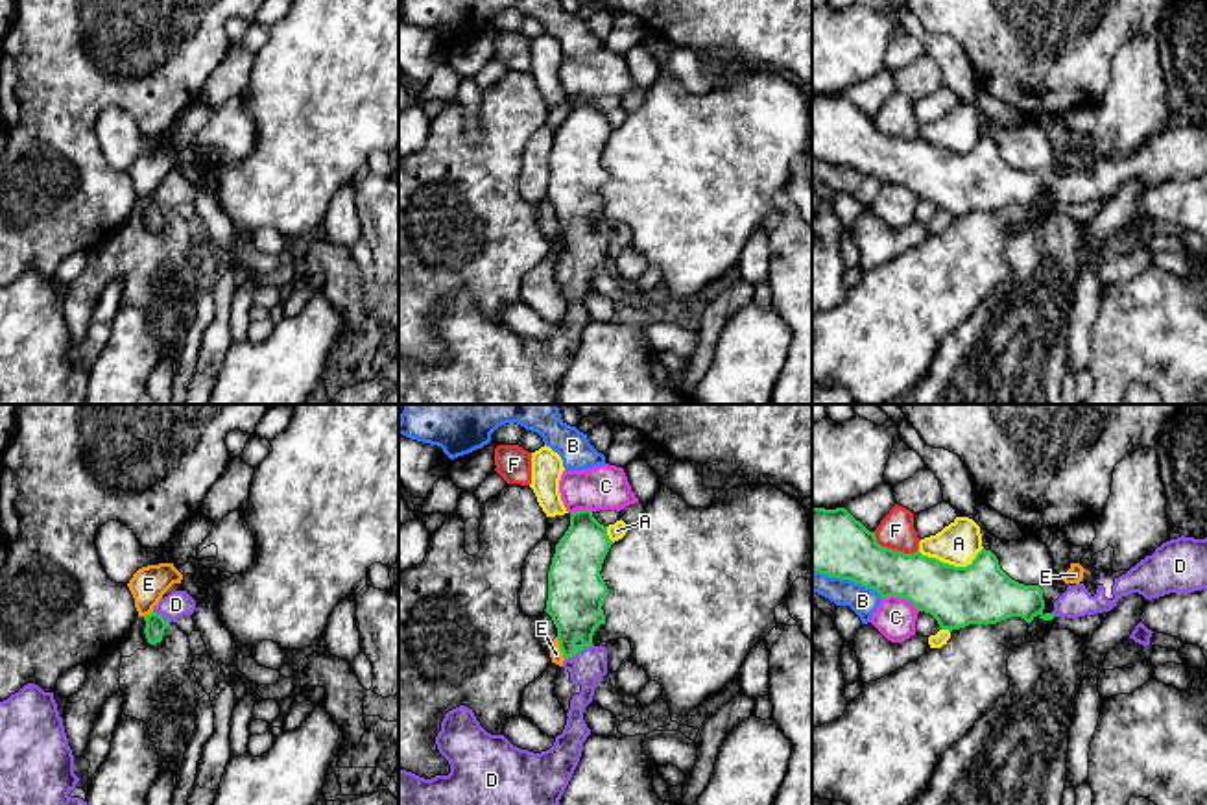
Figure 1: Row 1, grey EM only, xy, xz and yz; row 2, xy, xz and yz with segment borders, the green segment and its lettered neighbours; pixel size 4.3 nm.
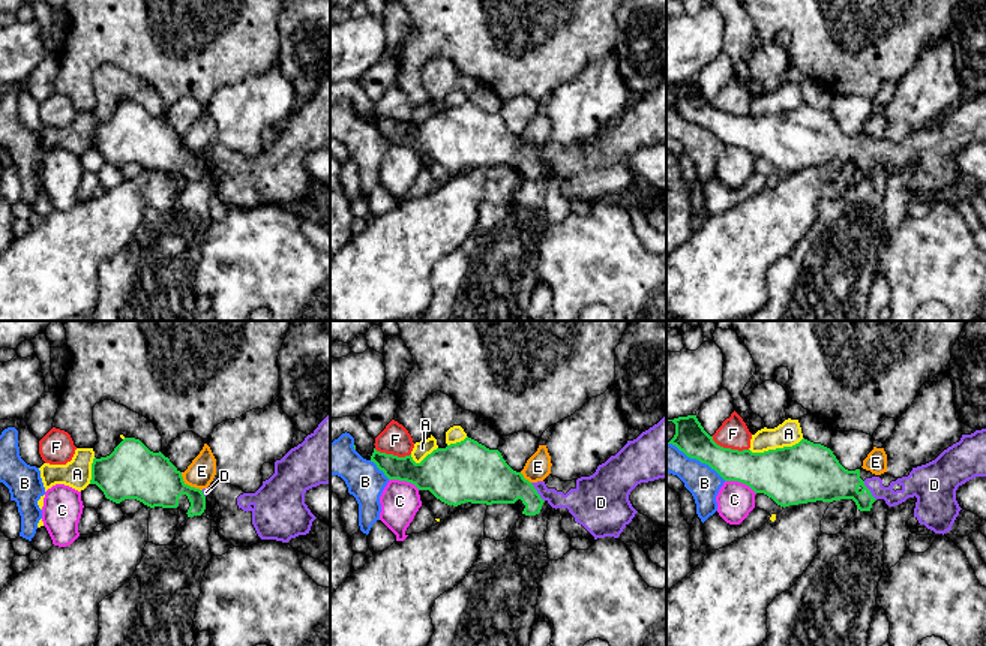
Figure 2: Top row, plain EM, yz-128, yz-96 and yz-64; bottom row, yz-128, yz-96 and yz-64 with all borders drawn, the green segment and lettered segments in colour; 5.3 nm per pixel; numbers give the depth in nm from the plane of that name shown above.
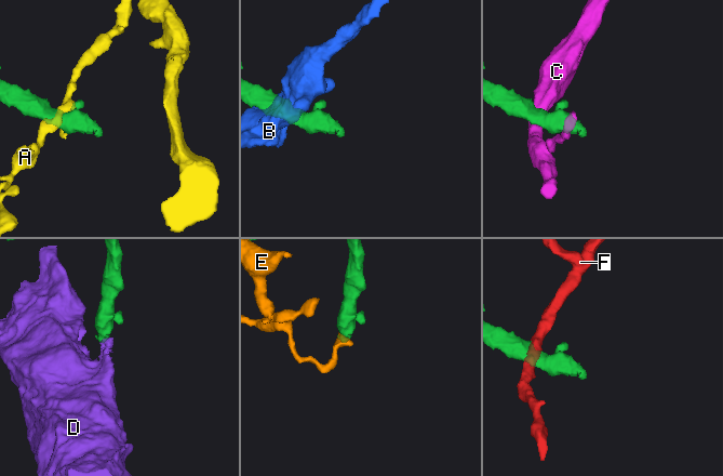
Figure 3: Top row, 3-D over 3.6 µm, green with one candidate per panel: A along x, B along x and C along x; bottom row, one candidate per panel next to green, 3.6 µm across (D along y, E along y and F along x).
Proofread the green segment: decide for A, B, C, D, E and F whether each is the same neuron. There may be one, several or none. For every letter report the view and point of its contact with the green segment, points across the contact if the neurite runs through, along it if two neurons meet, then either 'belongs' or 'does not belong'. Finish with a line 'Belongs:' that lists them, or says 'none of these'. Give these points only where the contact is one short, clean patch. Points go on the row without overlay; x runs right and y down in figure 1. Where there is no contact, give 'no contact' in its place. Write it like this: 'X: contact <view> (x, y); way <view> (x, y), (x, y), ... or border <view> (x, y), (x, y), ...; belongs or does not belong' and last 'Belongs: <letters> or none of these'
A: contact yz (951, 152); does not belong
B: contact yz (848, 165); does not belong
C: contact yz (901, 183); border yz (883, 183), (905, 183), (918, 198); does not belong
D: contact xz (578, 239); way xz (574, 187), (578, 239), (589, 252); belongs
E: contact xz (561, 235); does not belong
F: contact yz (894, 137); border yz (873, 119), (881, 132), (905, 139), (918, 137); does not belong
Belongs: D

